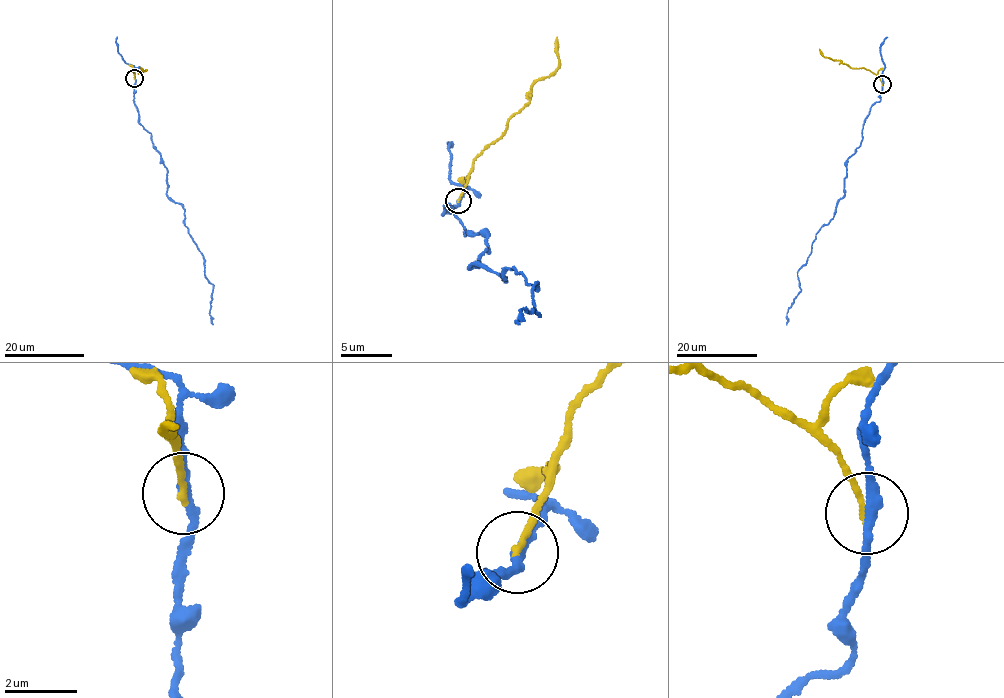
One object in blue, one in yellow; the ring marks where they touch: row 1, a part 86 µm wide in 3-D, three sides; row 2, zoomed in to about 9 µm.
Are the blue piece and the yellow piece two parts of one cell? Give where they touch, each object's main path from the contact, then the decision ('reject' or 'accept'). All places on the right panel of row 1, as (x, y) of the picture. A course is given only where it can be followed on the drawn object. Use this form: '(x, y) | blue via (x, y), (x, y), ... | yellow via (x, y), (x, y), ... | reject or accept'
(882, 84) | blue via (882, 84), (861, 144), (847, 159), (833, 217), (817, 231), (797, 272), (800, 293), (786, 325) | yellow via (881, 83), (871, 72), (824, 56), (819, 49) | reject

